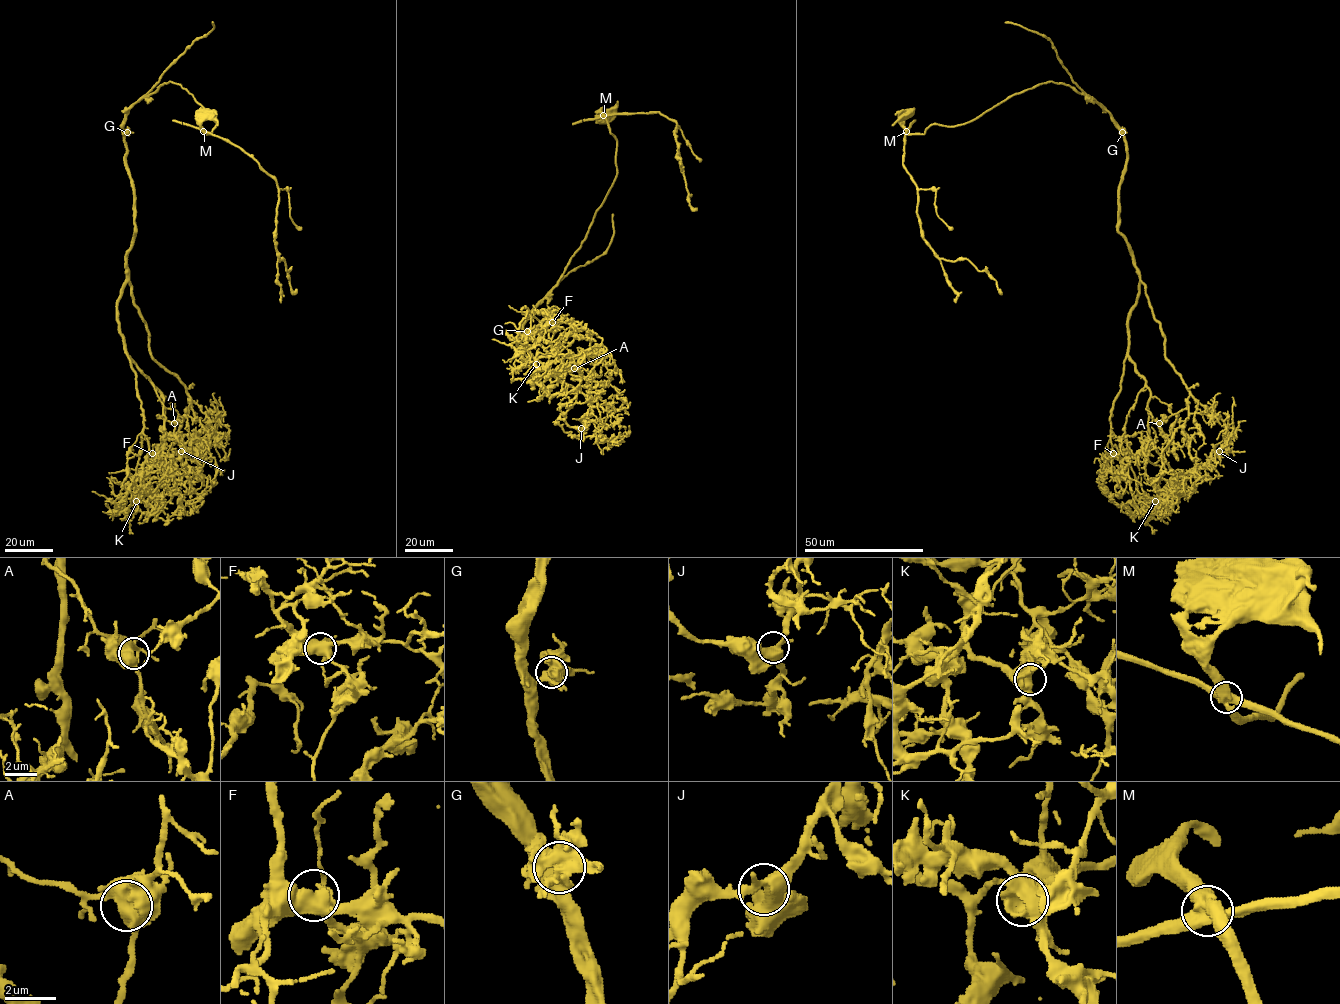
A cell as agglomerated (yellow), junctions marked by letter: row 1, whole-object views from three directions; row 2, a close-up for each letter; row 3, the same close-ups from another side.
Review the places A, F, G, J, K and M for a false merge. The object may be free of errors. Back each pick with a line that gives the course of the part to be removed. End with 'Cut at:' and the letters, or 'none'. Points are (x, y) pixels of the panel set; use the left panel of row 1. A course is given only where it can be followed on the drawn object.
M: (203, 130), (227, 139), (275, 180), (276, 254), (279, 261), (283, 259), (290, 287), (297, 289)
Cut at: M

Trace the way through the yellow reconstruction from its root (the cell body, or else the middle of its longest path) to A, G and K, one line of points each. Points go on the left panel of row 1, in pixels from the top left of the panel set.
A: (206, 113), (210, 133), (170, 81), (123, 130), (135, 236), (118, 333), (174, 423)
G: (206, 113), (198, 124), (210, 133), (216, 123), (190, 93), (170, 81), (129, 108), (123, 130), (127, 132)
K: (206, 113), (210, 133), (170, 81), (123, 125), (135, 236), (118, 333), (164, 411), (136, 501)

